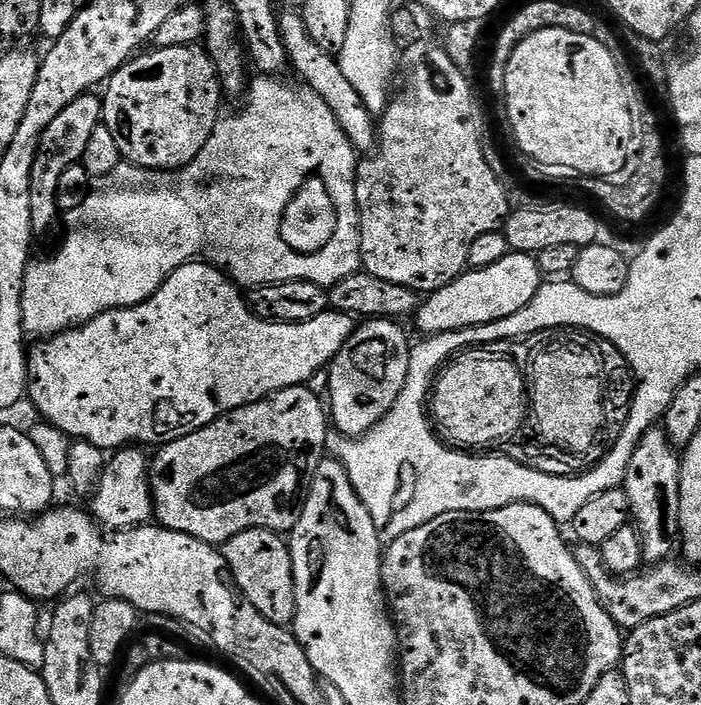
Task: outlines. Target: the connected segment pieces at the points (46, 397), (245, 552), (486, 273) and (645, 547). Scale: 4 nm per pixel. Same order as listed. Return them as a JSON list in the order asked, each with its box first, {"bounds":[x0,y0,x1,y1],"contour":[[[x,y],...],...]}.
[{"bounds":[27,262,358,450],"contour":[[[193,262],[183,264],[174,269],[170,278],[162,282],[162,286],[146,302],[135,304],[129,308],[115,308],[109,312],[98,314],[90,322],[79,328],[70,328],[59,332],[54,337],[45,339],[37,348],[33,347],[28,353],[28,395],[27,399],[41,412],[43,419],[62,431],[73,441],[85,440],[94,446],[105,450],[119,450],[129,446],[159,446],[169,444],[178,438],[186,438],[186,434],[194,434],[194,430],[202,430],[202,426],[210,426],[218,418],[228,412],[238,410],[247,404],[265,400],[278,390],[298,388],[307,385],[308,379],[318,370],[328,368],[332,360],[344,347],[352,333],[358,327],[353,317],[341,312],[327,311],[318,314],[318,318],[310,318],[301,324],[282,324],[275,320],[264,320],[257,316],[248,306],[245,293],[241,291],[235,280],[229,280],[228,275],[215,268],[212,264]]]},{"bounds":[222,528,296,626],"contour":[[[265,528],[242,530],[222,545],[224,560],[232,572],[233,585],[272,624],[288,626],[296,618],[296,595],[294,594],[294,570],[292,549],[281,533]]]},{"bounds":[414,251,541,337],"contour":[[[509,251],[502,262],[466,270],[454,282],[442,286],[436,292],[427,293],[416,309],[414,323],[418,331],[424,332],[420,334],[430,337],[498,322],[502,318],[510,318],[510,314],[518,314],[518,310],[522,310],[522,306],[526,306],[526,302],[538,294],[541,283],[540,267],[536,264],[535,255]]]},{"bounds":[623,426,681,565],"contour":[[[657,426],[642,434],[630,462],[626,466],[623,482],[628,499],[631,523],[640,535],[642,554],[649,565],[662,564],[673,555],[680,530],[680,462],[681,453],[670,442],[663,427]]]}]

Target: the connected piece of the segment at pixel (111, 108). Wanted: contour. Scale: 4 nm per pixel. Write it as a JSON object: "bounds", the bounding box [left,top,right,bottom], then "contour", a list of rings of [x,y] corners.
{"bounds":[102,46,222,172],"contour":[[[178,46],[177,48],[156,48],[151,51],[133,56],[113,76],[108,77],[106,87],[102,92],[102,123],[110,130],[110,134],[114,134],[114,142],[118,145],[121,157],[127,163],[135,164],[138,168],[152,168],[156,172],[174,172],[177,168],[184,168],[190,162],[194,162],[194,158],[198,158],[202,146],[206,146],[210,134],[216,129],[216,122],[222,116],[222,111],[220,112],[222,85],[220,77],[216,75],[216,64],[203,47]]]}

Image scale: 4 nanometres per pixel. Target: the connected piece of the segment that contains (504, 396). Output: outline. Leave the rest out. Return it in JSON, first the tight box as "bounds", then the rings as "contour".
{"bounds":[430,359,528,454],"contour":[[[457,359],[452,369],[448,372],[448,377],[445,380],[437,379],[432,386],[432,401],[430,402],[430,430],[432,436],[442,446],[451,448],[453,450],[467,450],[469,453],[476,454],[481,450],[492,450],[495,444],[500,444],[503,440],[511,441],[523,429],[528,415],[528,390],[524,373],[512,360],[460,360]]]}

